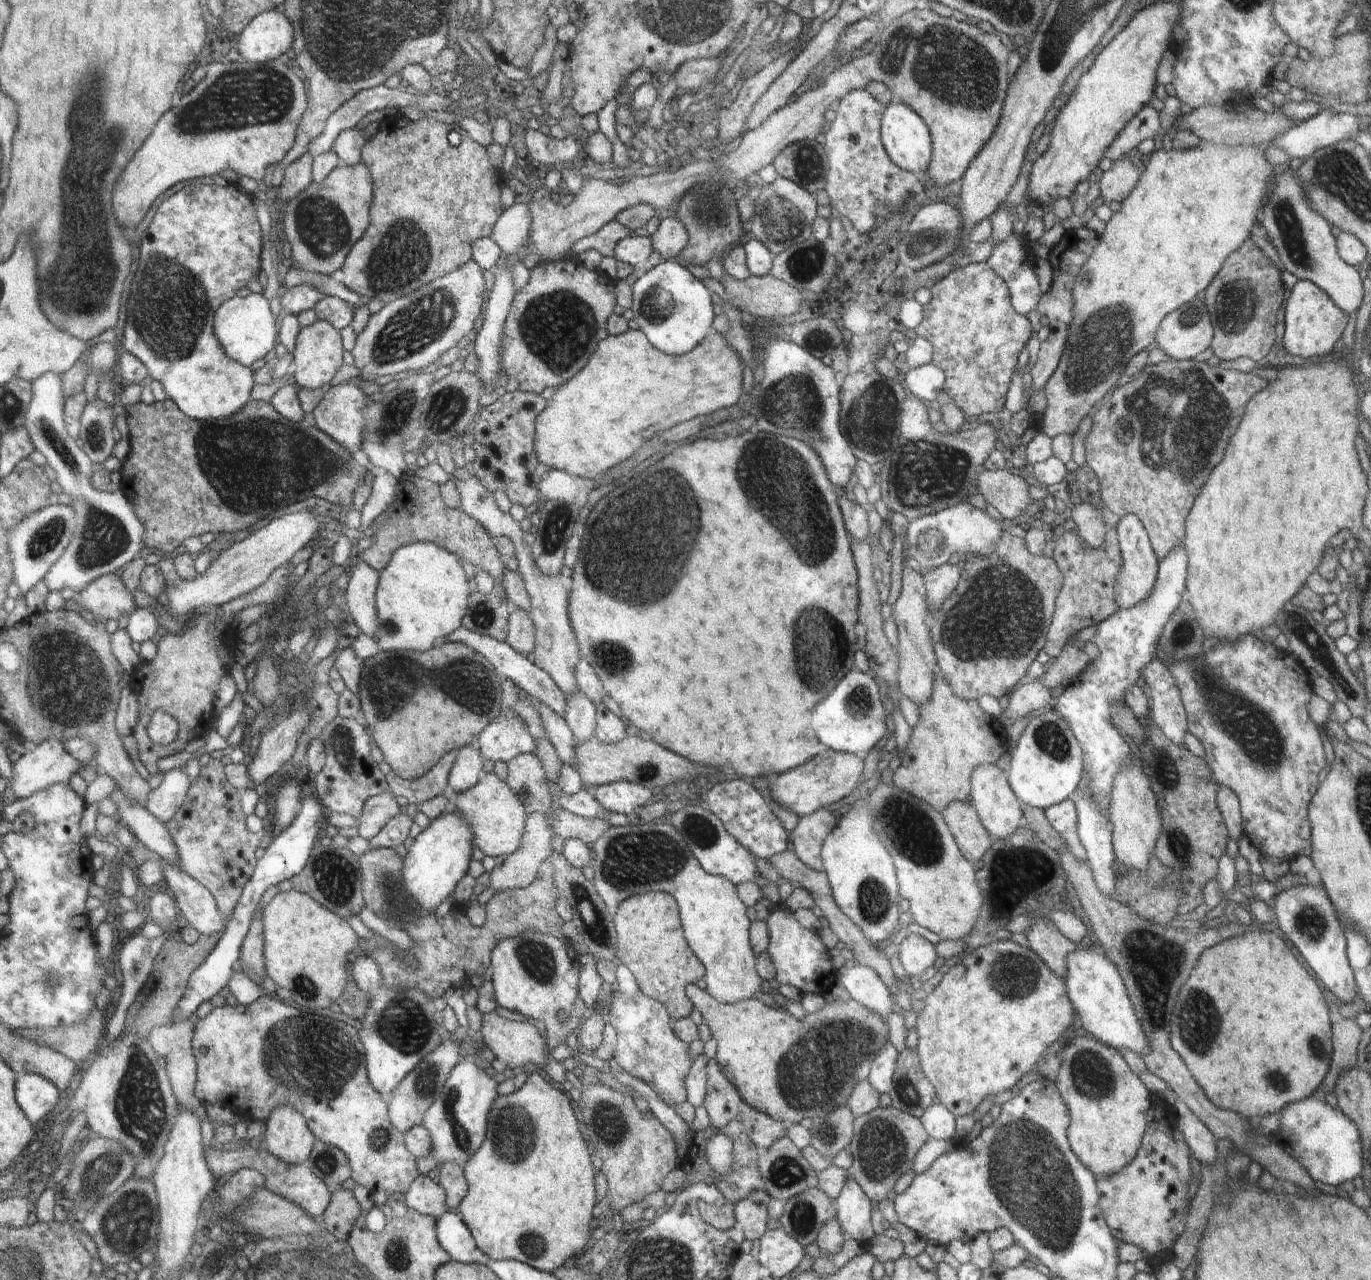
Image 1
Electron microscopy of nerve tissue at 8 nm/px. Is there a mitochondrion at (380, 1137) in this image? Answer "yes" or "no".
yes

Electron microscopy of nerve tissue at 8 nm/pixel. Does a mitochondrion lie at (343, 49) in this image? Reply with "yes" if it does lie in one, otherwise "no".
yes

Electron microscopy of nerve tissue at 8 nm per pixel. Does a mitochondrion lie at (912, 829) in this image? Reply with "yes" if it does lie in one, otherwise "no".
yes

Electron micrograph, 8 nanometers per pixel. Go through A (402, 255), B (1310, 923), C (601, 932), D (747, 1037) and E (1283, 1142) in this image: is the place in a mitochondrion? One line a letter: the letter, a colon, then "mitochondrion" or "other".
A: mitochondrion
B: mitochondrion
C: mitochondrion
D: other
E: other

